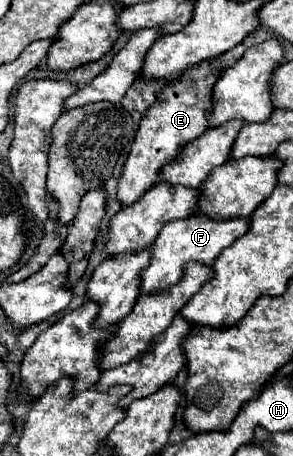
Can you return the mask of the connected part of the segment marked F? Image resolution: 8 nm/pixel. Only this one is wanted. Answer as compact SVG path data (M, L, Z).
M191 215L189 219L179 219L179 221L169 221L161 233L157 235L153 243L153 257L147 269L141 273L141 293L155 293L161 289L167 289L169 285L175 285L183 277L183 267L187 261L199 261L203 265L213 265L217 255L229 247L237 237L245 235L249 229L249 219L225 219L225 221L215 221L213 217L201 217L201 215Z

